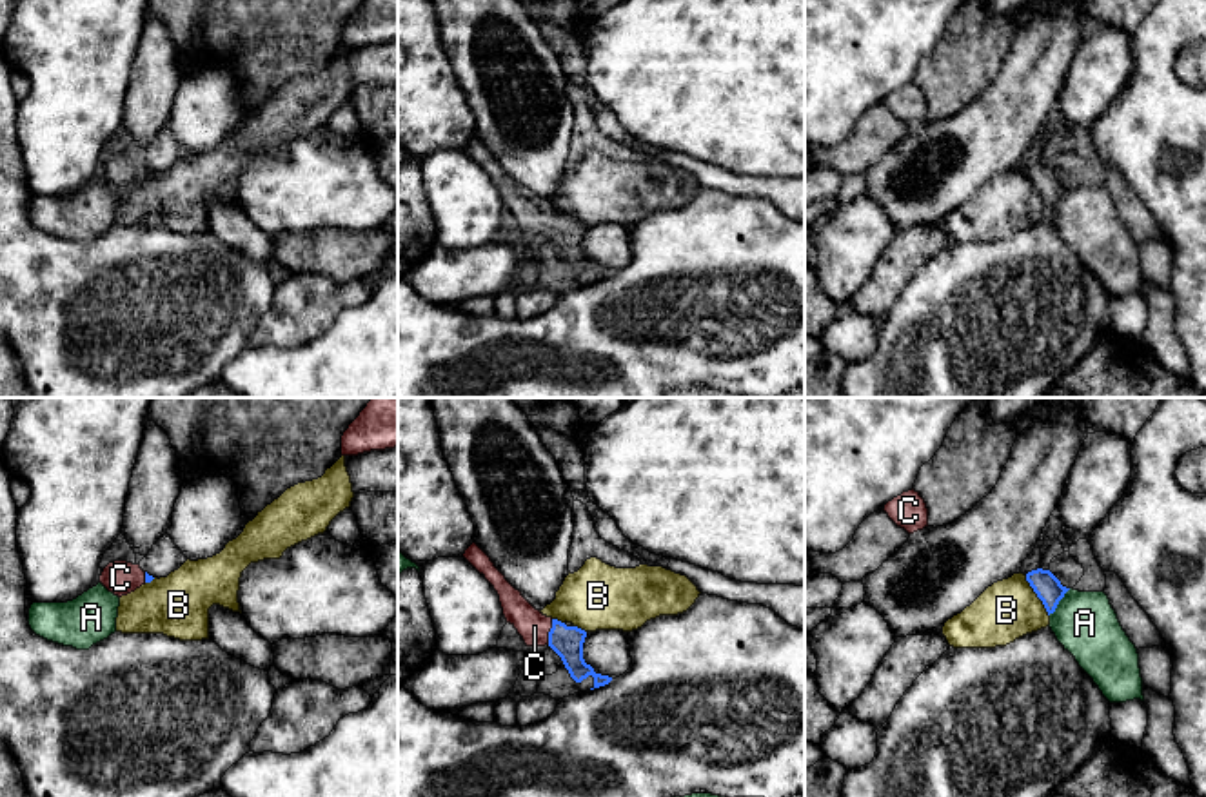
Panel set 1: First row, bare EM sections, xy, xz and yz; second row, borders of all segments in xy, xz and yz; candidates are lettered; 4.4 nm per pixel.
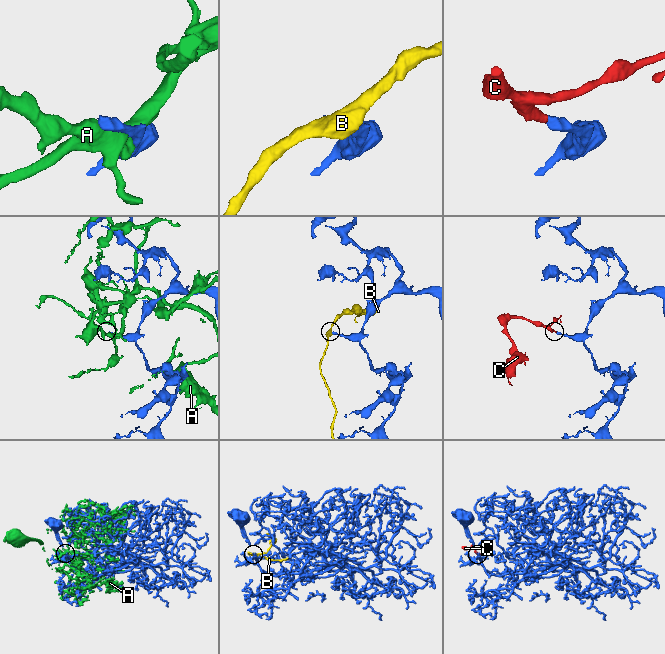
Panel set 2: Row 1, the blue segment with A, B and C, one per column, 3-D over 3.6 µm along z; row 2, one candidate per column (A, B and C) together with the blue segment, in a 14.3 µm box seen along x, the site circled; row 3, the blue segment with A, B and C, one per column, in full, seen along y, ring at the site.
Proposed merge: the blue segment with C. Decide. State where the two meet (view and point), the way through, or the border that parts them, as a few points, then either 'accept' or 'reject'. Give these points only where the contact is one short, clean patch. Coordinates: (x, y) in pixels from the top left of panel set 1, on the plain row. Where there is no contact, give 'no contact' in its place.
xz (549, 226) | across xz (567, 235), (549, 226), (534, 220) | accept

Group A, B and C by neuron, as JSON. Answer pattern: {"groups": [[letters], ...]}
{"groups": [["A"], ["B"], ["C"]]}

